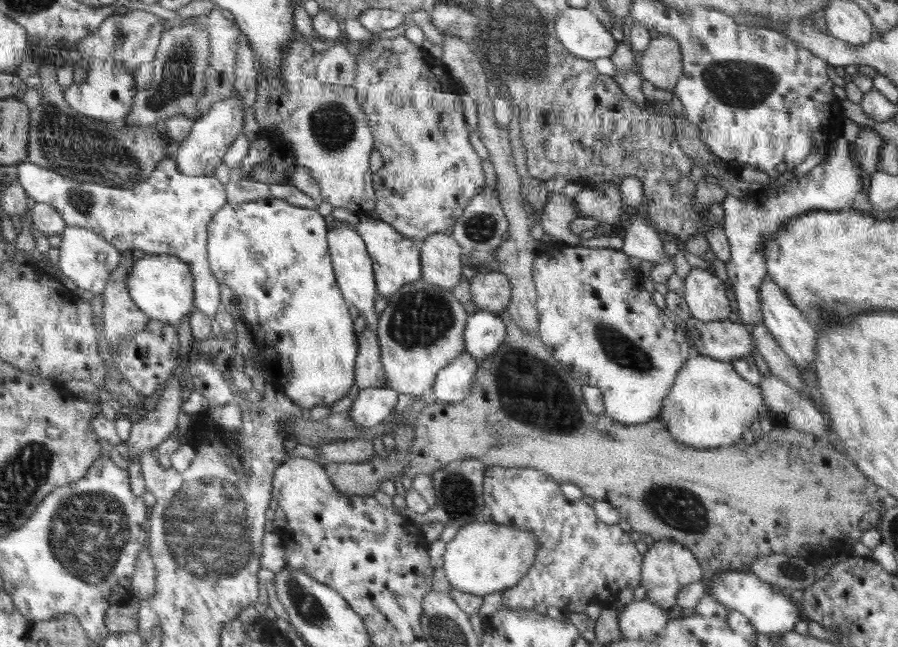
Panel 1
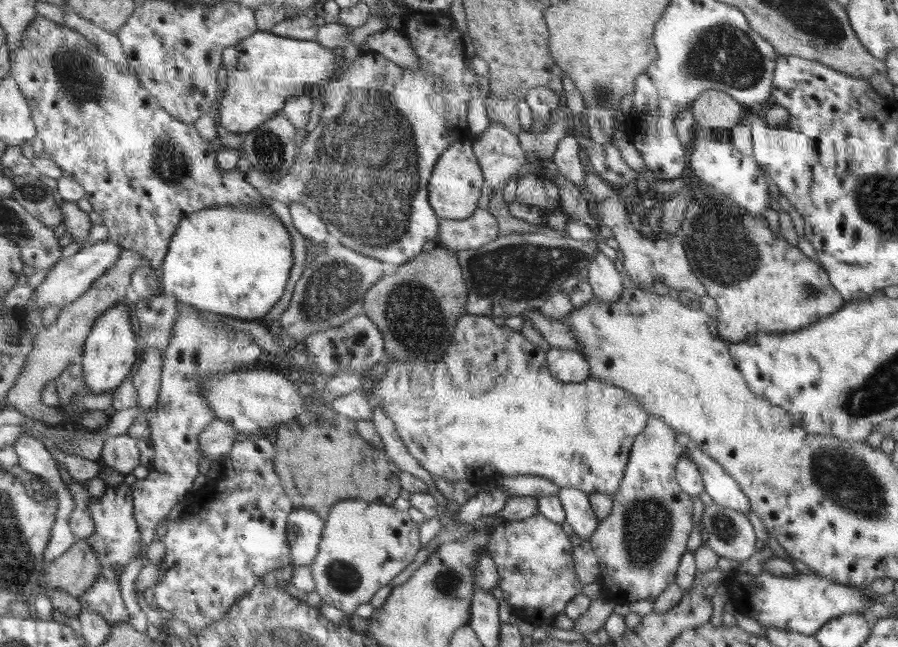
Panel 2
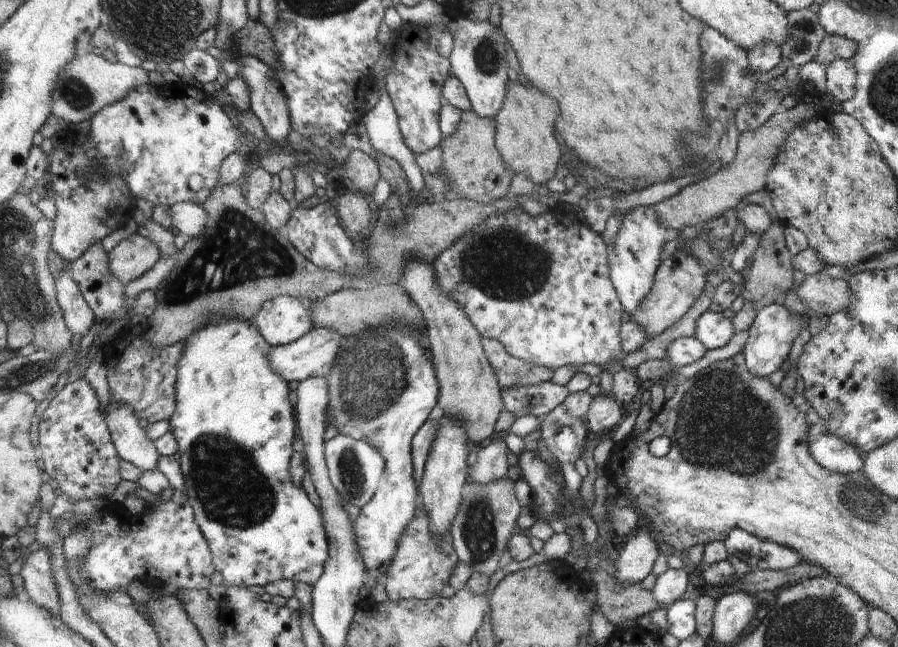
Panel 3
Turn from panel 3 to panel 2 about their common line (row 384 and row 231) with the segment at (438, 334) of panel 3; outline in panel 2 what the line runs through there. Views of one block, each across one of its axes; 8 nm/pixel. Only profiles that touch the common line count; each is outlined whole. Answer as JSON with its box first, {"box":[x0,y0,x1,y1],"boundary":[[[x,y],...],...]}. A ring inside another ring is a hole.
{"box":[440,206,499,251],"boundary":[[[485,206],[464,220],[444,219],[440,223],[440,242],[456,251],[483,247],[499,239],[499,223]]]}

